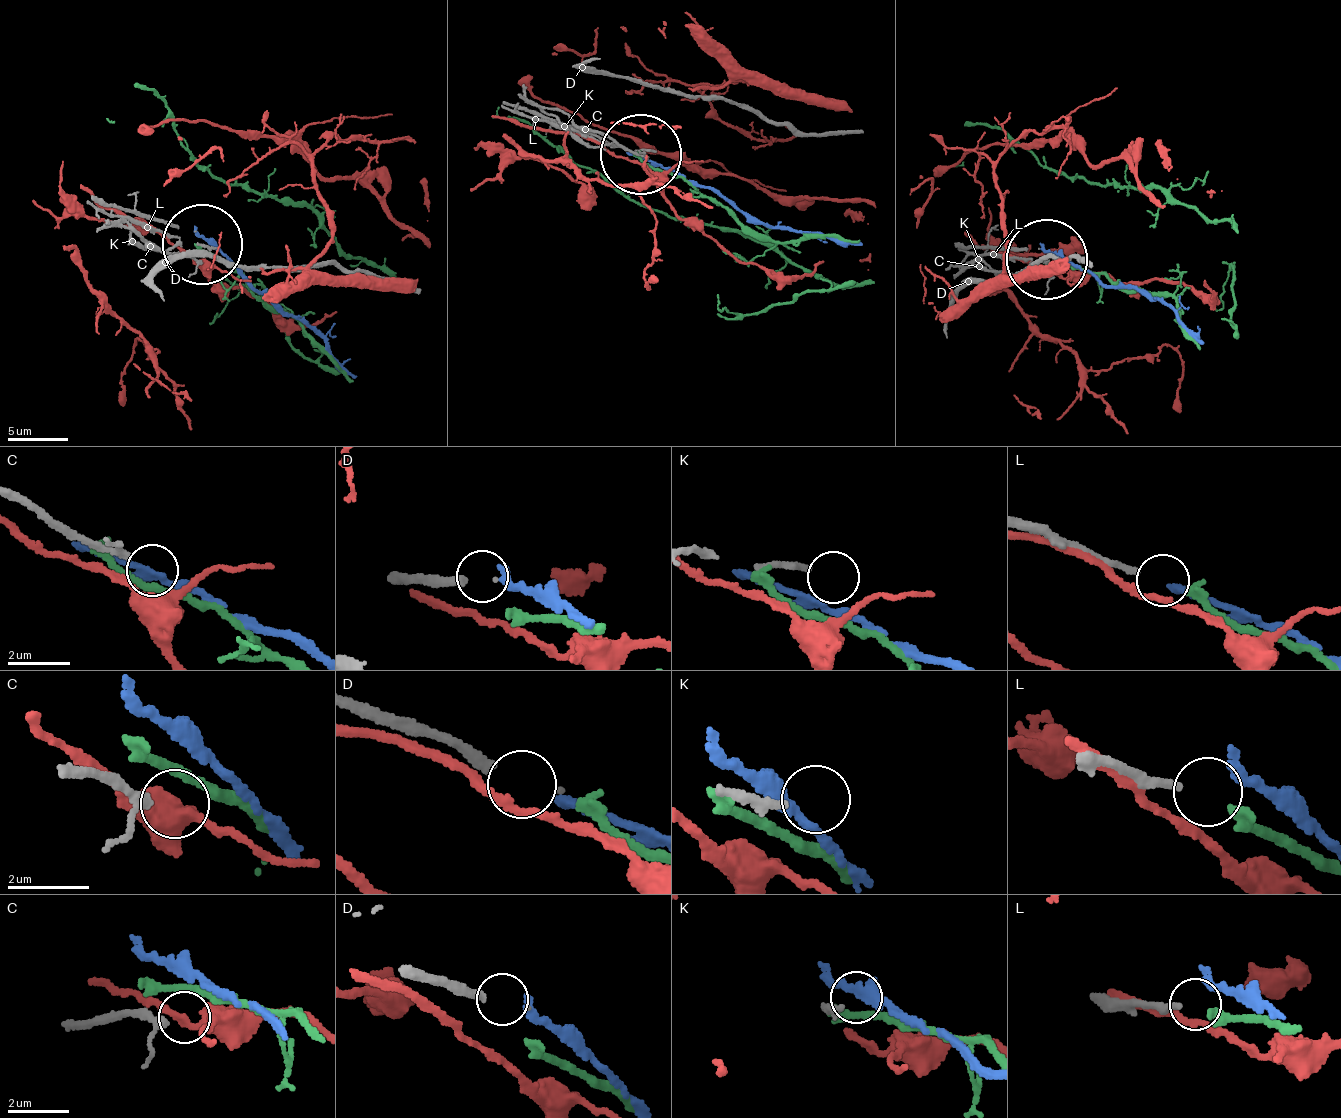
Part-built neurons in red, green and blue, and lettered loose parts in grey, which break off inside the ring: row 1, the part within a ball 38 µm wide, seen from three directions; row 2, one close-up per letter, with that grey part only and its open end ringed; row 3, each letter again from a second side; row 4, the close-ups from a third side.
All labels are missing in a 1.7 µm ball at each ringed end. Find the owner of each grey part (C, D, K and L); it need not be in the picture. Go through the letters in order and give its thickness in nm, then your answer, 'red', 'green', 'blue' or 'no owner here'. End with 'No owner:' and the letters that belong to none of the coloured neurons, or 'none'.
C: 180 nm | no owner here
D: 280 nm | blue
K: 220 nm | no owner here
L: 190 nm | green
No owner: C, K

